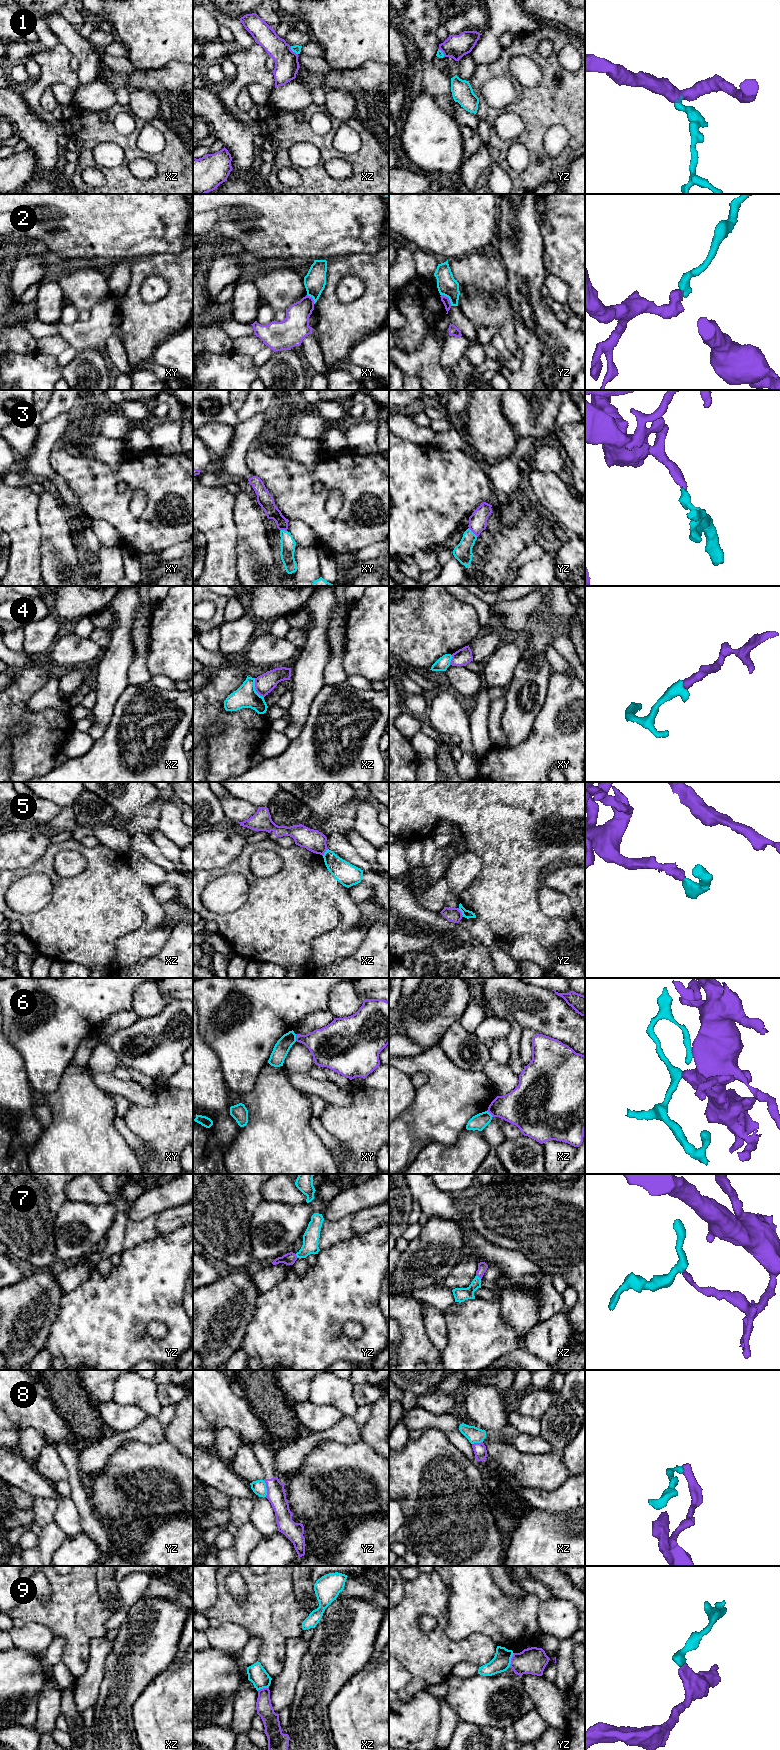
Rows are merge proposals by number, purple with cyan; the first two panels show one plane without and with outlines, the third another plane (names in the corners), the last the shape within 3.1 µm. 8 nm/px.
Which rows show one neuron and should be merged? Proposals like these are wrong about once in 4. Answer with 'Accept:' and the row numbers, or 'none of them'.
Accept: 1, 3, 7

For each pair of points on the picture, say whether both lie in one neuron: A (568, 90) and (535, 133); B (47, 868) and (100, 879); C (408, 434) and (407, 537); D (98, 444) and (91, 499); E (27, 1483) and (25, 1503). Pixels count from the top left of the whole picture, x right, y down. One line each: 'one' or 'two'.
A: one
B: one
C: two
D: two
E: two

